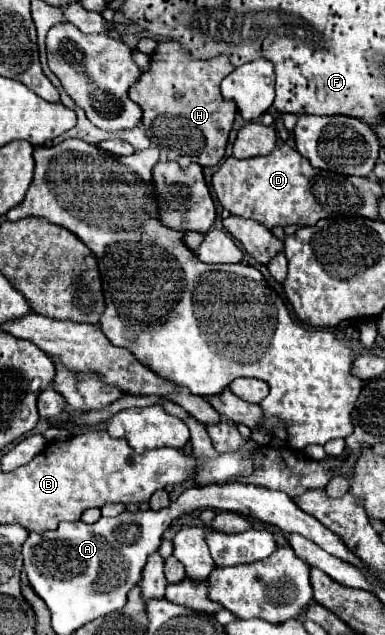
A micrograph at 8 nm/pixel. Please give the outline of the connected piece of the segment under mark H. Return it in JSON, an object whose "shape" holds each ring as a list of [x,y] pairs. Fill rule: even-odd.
{"shape":[[[160,42],[150,56],[150,66],[136,84],[130,86],[130,98],[140,104],[146,136],[160,150],[168,152],[168,160],[176,160],[182,168],[192,162],[200,166],[216,166],[224,158],[224,148],[236,116],[234,102],[226,102],[220,94],[220,82],[234,66],[228,56],[212,60],[192,60],[178,42]]]}

